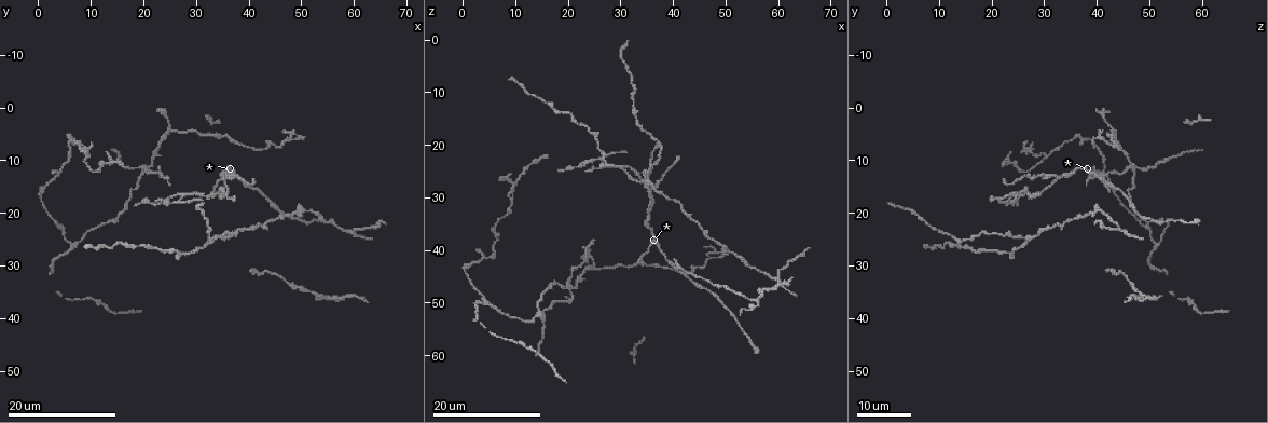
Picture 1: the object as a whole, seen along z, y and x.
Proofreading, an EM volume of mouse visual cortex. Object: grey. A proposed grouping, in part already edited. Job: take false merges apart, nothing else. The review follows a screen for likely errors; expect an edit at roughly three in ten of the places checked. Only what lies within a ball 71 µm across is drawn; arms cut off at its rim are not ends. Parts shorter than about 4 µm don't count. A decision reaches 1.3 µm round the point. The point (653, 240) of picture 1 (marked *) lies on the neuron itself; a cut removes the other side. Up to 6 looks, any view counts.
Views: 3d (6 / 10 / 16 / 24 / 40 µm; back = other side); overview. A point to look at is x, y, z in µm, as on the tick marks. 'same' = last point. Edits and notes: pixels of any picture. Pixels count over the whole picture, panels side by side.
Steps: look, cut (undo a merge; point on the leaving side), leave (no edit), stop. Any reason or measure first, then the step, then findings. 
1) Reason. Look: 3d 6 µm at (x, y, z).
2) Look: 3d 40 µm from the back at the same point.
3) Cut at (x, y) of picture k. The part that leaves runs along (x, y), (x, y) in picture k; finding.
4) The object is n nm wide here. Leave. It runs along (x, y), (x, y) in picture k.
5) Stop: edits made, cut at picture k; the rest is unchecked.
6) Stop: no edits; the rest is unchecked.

Two arms in line, one across. Look: 3d 16 µm at (44.5, 6.5, 43.0).

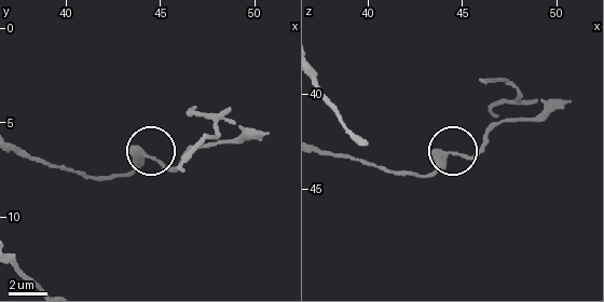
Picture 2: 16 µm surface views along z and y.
Closer look. Look: 3d 6 µm at (44.6, 6.7, 43.2).

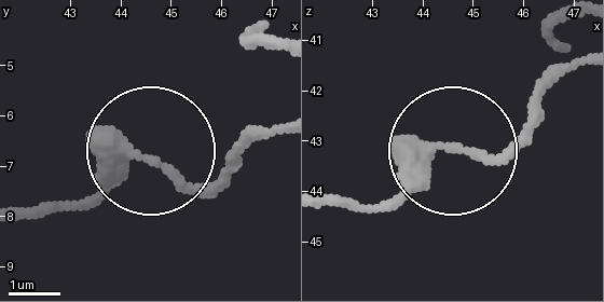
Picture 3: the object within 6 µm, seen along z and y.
3 arms meet here. Leave. All the same neuron.

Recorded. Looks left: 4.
Three arms meet. Look: 3d 24 µm at (24.5, 4.5, 43.0).

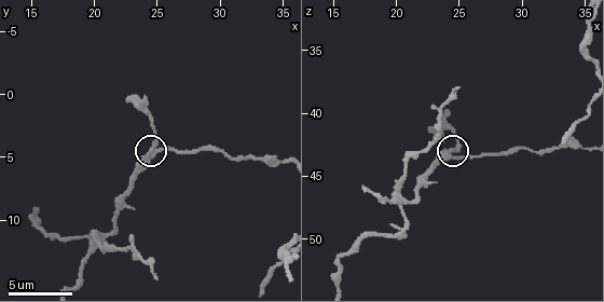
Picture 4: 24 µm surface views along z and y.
Look: 3d 10 µm at (24.6, 4.4, 43.0).

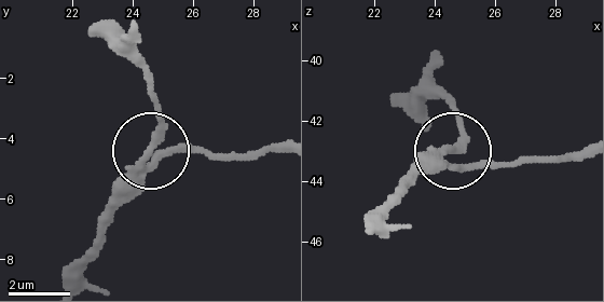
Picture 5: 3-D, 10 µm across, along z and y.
Leave. One neuron here.

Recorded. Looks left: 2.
Three arms meet. Look: 3d 16 µm at (34.5, 16.0, 27.0).

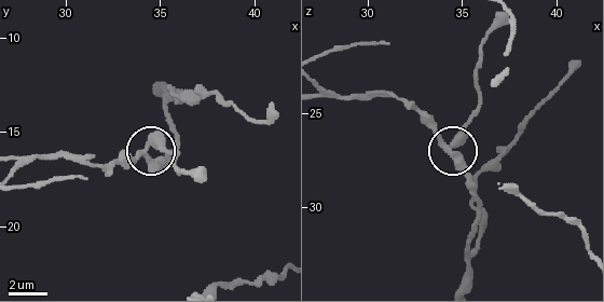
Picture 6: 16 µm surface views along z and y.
Zoom in. Look: 3d 10 µm at (34.3, 15.7, 26.6).

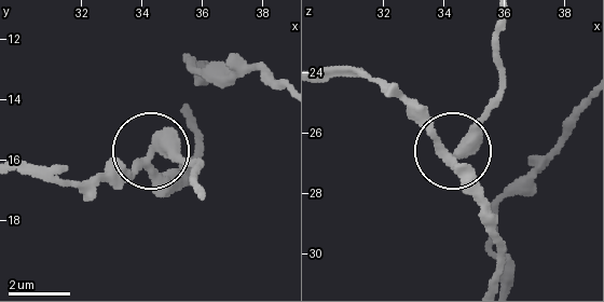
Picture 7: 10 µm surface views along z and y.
The object is 340 nm wide here. Leave. One neuron here.

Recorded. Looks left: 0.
Stop: no edits; the rest is unchecked.

